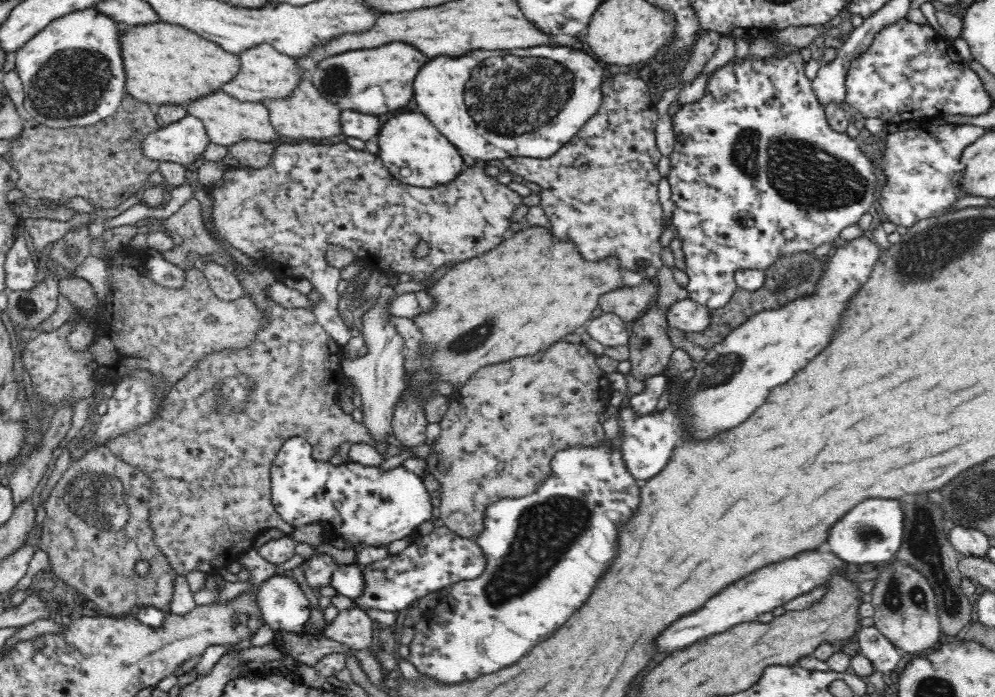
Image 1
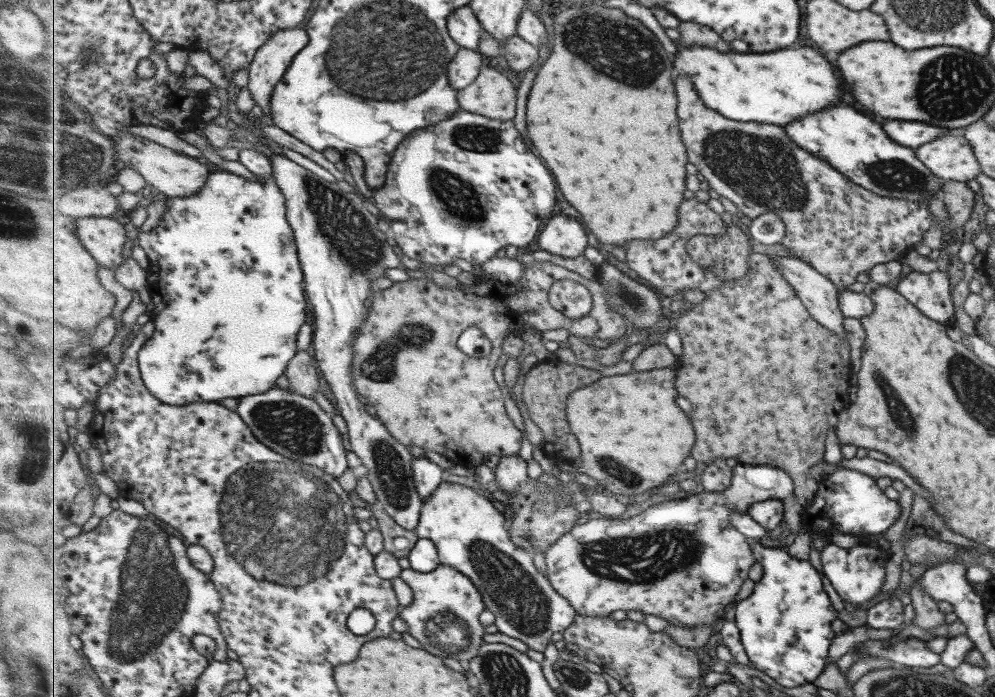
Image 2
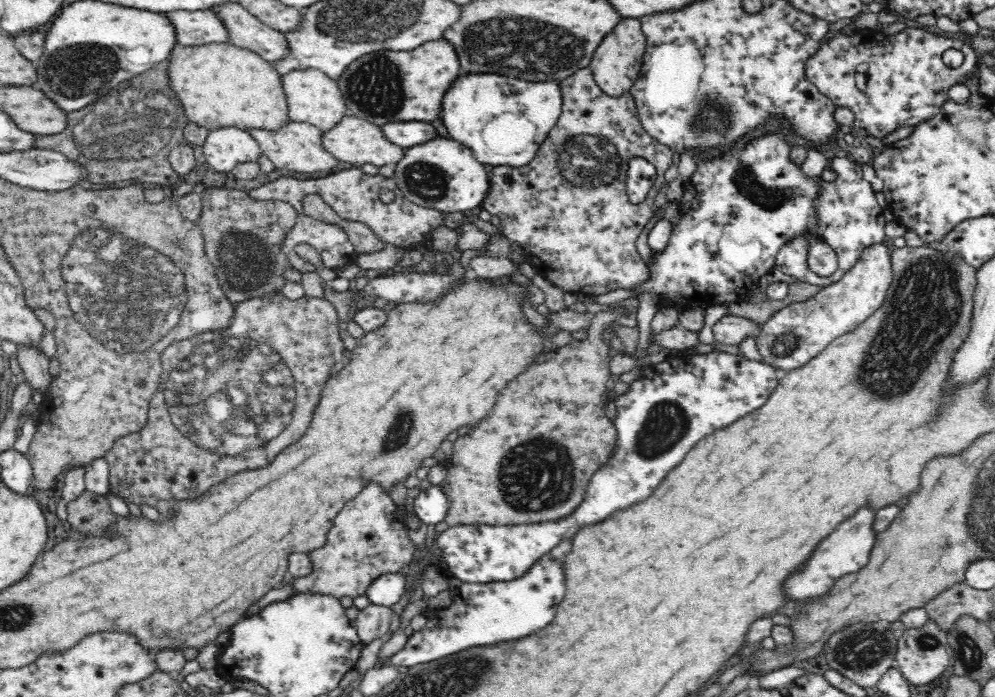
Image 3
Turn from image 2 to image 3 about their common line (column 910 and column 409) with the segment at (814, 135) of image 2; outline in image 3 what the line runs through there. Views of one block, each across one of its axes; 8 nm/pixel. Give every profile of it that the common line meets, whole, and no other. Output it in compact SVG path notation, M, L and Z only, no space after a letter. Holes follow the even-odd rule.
M450 138L430 139L405 149L405 155L395 166L395 183L402 194L415 205L450 212L466 212L483 204L490 181L485 164L478 162L466 145Z

